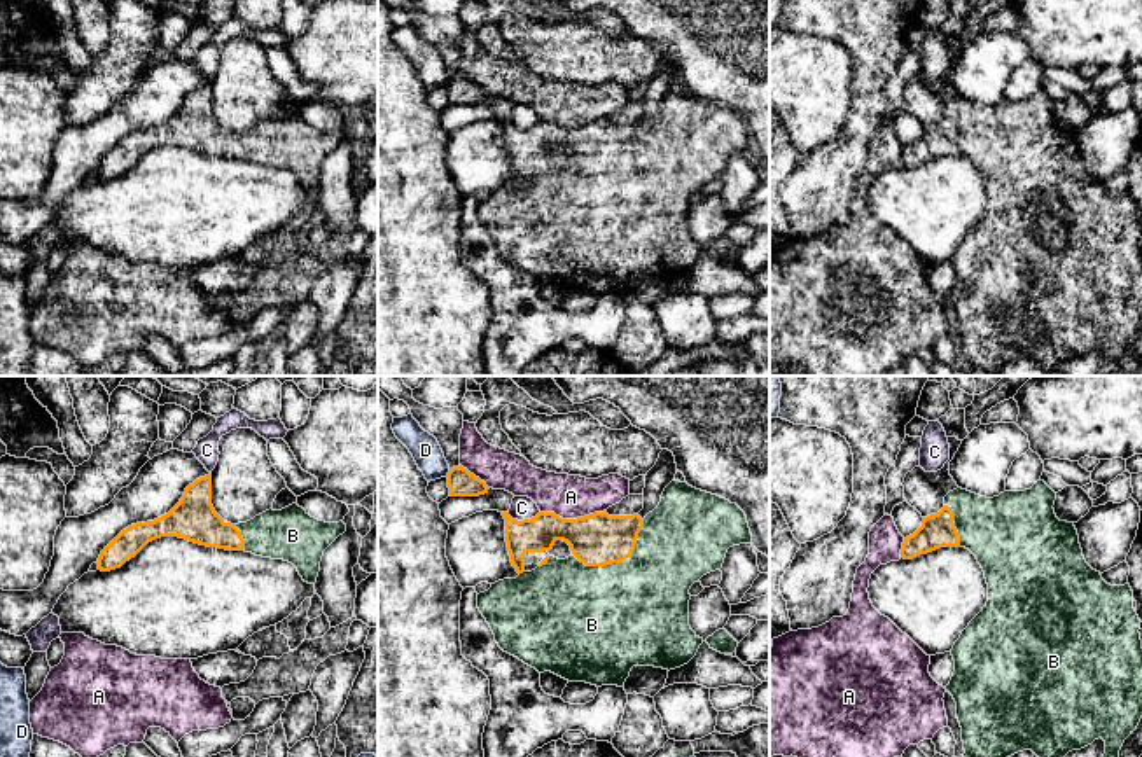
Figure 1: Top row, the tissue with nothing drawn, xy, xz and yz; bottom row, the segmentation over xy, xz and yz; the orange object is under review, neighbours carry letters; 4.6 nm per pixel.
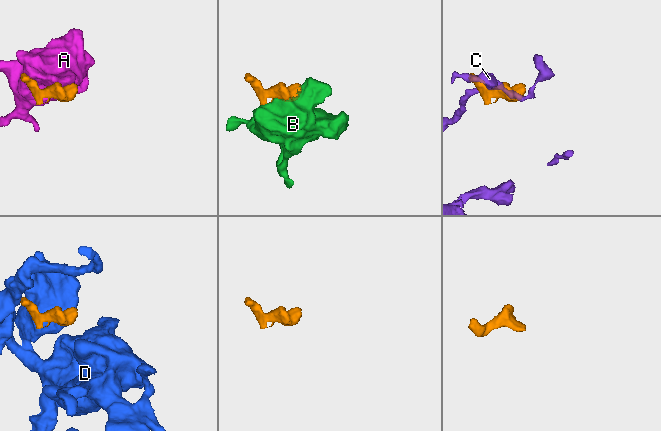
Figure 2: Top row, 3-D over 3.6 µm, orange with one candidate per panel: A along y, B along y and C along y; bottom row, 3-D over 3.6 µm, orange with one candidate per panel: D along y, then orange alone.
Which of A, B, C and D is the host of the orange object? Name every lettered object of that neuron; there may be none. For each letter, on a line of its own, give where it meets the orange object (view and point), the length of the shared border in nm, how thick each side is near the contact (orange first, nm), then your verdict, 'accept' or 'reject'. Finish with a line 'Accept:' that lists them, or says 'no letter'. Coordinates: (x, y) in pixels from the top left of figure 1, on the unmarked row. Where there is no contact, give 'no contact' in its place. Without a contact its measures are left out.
A: xz (572, 128) | 300 nm | 240/200 nm | reject
B: xz (619, 170) | 360 nm | 240/480 nm | accept
C: xz (523, 128) | 150 nm | 160/110 nm | reject
D: xz (448, 81) | 50 nm | 120/140 nm | reject
Accept: B

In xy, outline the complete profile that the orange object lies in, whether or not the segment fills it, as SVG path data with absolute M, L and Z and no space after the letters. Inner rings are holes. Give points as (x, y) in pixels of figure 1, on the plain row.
M212 84L189 93L180 110L164 124L122 138L100 163L98 178L121 177L149 150L178 145L226 159L292 171L304 191L315 192L324 159L346 140L346 133L311 126L292 112L282 119L266 119L247 131L224 129L212 114Z

